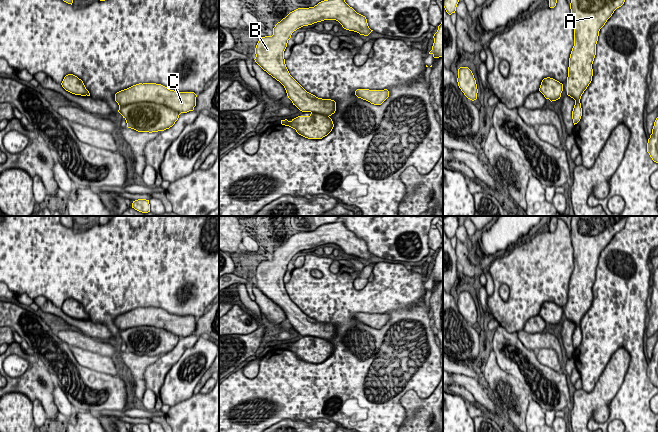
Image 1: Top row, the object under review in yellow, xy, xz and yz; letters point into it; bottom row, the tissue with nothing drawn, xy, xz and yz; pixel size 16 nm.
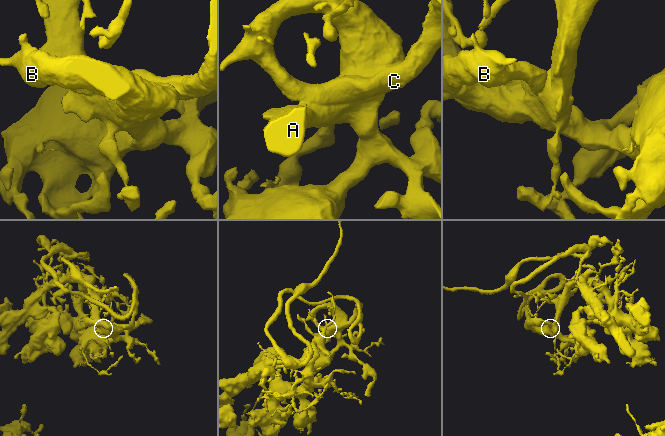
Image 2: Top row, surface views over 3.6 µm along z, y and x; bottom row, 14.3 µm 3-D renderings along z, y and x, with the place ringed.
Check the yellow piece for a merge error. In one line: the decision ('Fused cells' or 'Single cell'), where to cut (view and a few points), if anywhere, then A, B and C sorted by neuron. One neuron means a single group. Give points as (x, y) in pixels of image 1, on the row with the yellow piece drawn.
Single cell. No split. Groups: A B C

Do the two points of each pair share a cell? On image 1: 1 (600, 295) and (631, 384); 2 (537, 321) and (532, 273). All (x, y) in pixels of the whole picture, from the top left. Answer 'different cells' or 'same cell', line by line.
1: same cell
2: different cells

